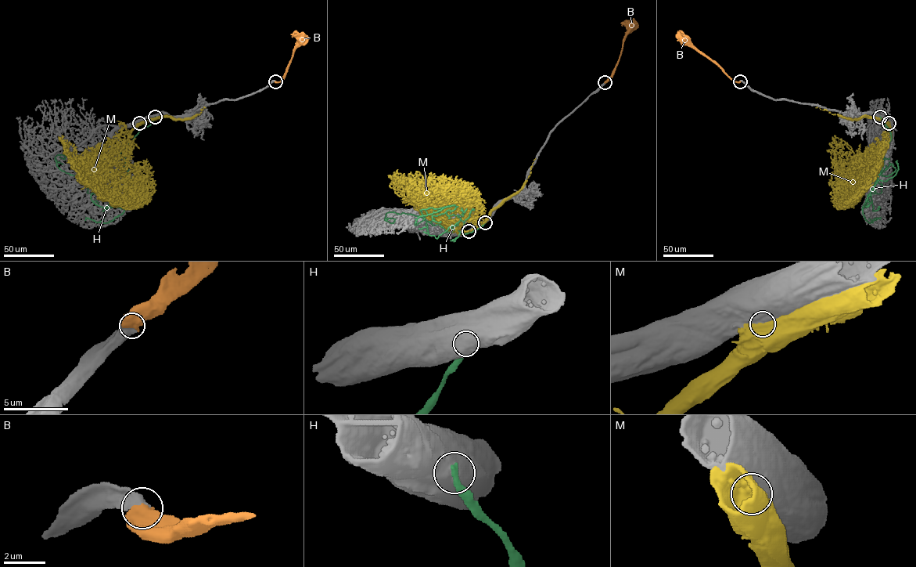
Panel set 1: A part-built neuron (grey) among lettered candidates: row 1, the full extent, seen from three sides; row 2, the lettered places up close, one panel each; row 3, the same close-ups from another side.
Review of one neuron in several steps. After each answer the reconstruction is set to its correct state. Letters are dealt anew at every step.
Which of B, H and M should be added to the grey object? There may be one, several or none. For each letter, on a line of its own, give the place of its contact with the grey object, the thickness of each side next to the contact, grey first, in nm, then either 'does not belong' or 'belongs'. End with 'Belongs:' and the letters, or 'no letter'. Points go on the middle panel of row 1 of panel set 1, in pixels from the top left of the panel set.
B: contact (605, 82); calibres 600 and 700 nm; belongs
H: contact (485, 222); calibres 750 and 360 nm; does not belong
M: contact (468, 231); calibres 750 and 1150 nm; does not belong
Belongs: B

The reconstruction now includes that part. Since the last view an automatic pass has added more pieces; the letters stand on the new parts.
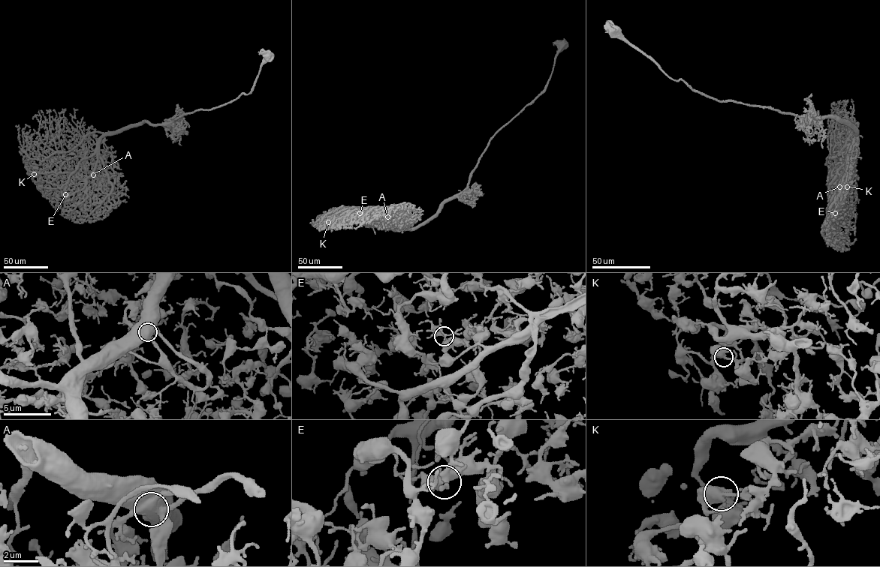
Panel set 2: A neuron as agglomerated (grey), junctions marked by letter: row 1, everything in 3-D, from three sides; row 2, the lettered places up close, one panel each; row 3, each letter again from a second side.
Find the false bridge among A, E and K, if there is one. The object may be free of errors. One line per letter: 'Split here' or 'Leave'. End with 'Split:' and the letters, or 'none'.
A: Leave
E: Leave
K: Leave
Split: none

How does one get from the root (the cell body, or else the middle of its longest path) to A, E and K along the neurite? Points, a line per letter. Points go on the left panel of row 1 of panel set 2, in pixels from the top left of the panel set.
A: (119, 132), (101, 138), (93, 174)
E: (119, 132), (101, 138), (93, 173), (85, 184), (76, 185), (66, 193)
K: (119, 132), (90, 133), (70, 150), (56, 151), (46, 157), (33, 169), (34, 174)

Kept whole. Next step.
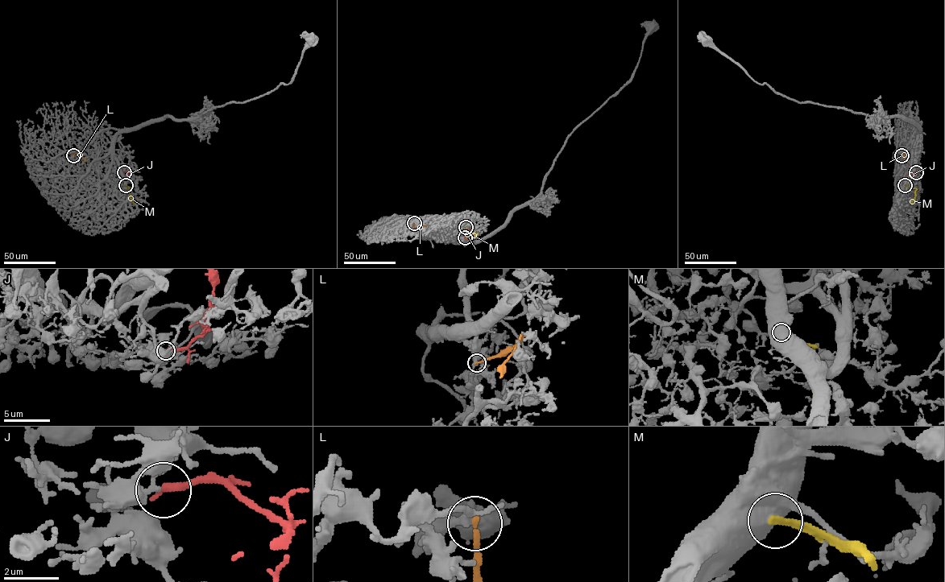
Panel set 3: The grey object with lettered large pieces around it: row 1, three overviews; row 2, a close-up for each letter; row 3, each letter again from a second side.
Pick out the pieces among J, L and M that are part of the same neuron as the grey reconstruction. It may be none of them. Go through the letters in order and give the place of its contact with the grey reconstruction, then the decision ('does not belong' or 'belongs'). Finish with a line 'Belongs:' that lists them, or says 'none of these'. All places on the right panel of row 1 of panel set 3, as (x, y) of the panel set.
J: contact (916, 172); belongs
L: contact (901, 155); does not belong
M: contact (905, 185); does not belong
Belongs: J

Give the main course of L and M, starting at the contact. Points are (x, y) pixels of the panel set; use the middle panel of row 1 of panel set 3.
L: (414, 223), (416, 228), (426, 226)
M: (466, 227), (470, 231), (470, 238), (478, 233)

